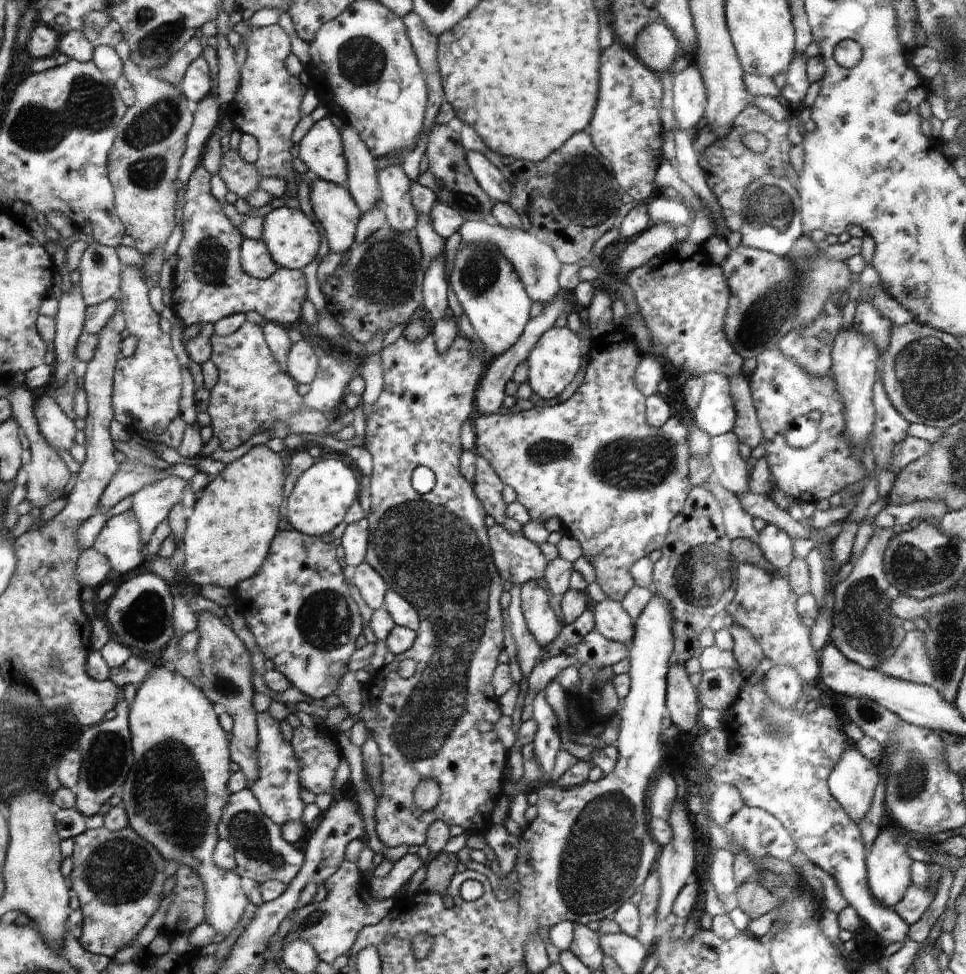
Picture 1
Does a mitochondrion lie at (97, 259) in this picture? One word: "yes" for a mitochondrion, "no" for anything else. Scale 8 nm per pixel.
yes

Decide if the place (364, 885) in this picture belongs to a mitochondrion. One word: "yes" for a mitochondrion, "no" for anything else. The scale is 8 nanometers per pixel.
no

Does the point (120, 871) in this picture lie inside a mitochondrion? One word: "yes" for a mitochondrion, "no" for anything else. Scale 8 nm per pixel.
yes

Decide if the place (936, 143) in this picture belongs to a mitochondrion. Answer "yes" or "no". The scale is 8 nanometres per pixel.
no

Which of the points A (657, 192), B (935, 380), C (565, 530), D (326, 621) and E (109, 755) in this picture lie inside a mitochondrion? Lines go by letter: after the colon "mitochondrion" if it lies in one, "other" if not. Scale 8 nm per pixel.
A: other
B: mitochondrion
C: other
D: mitochondrion
E: mitochondrion

